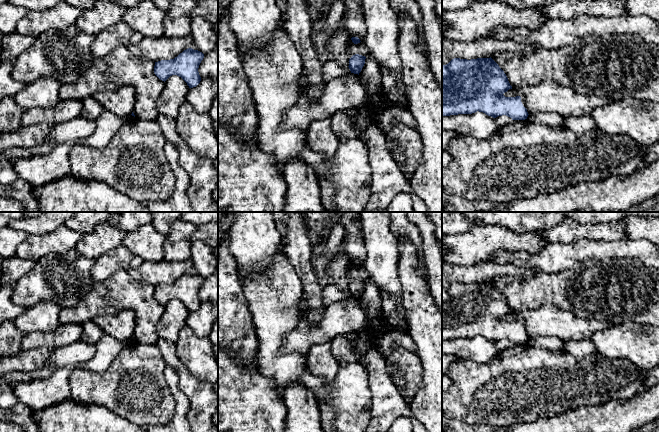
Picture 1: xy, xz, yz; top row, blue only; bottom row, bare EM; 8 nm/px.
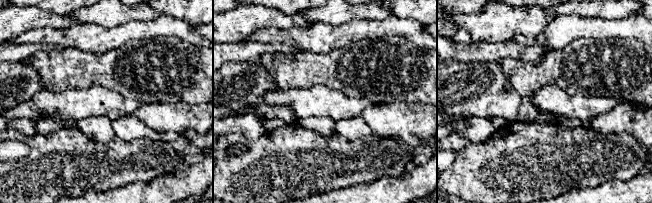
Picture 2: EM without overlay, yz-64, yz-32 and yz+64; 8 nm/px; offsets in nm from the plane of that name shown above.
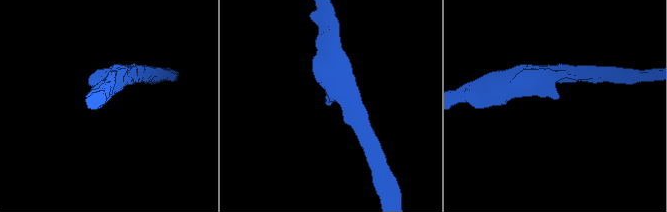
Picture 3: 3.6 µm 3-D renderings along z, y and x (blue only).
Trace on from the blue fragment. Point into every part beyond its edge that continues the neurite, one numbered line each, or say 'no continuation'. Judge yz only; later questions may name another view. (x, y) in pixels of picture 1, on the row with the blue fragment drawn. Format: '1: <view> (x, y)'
no continuation

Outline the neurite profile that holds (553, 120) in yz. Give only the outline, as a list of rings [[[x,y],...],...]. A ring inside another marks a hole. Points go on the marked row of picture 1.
[[[537,113],[534,115],[528,115],[527,119],[531,122],[545,125],[551,128],[557,128],[564,126],[564,117],[558,113]]]

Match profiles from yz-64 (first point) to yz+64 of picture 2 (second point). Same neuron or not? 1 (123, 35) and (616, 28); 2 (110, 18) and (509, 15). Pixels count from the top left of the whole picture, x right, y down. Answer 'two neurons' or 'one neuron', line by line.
1: one neuron
2: two neurons

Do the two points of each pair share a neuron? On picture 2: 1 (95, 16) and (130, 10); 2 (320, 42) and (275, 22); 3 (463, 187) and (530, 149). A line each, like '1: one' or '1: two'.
1: one
2: two
3: one

